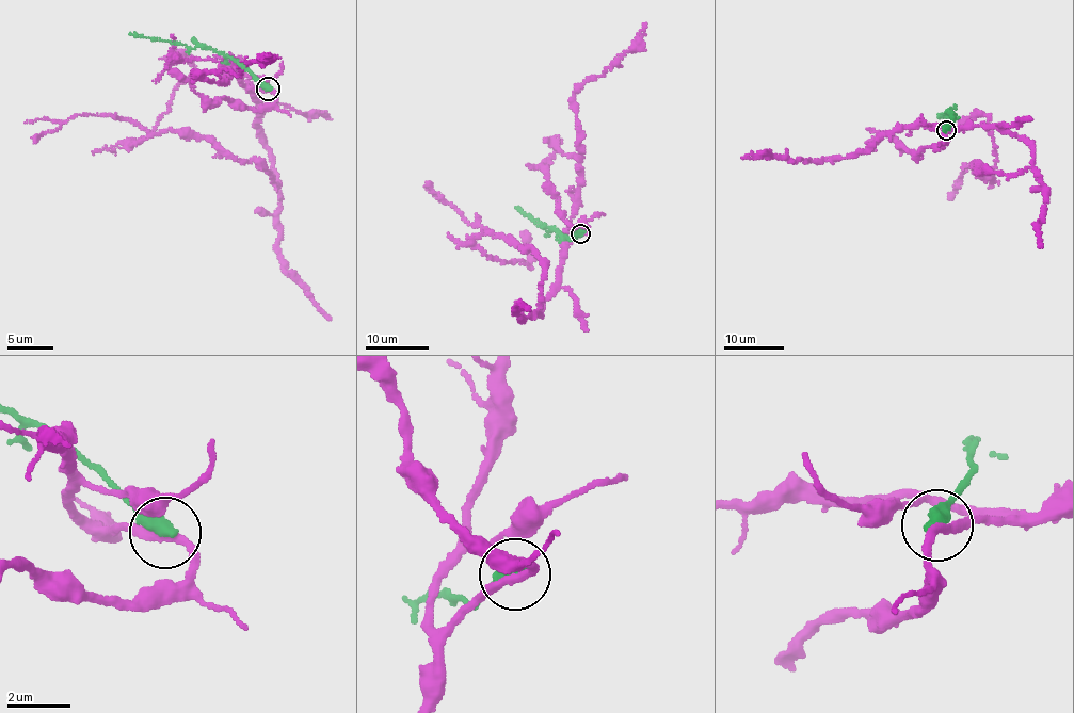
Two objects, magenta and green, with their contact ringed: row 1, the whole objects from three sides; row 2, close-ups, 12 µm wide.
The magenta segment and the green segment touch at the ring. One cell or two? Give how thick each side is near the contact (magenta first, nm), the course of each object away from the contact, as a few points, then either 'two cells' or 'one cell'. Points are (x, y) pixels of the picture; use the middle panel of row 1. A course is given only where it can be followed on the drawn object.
240 nm thick on the magenta side, 550 nm on the other; magenta runs (580, 235), (567, 244), (541, 313), (544, 263), (532, 249), (486, 231), (475, 245), (530, 268), (519, 232); green runs (580, 232), (570, 239), (539, 225), (515, 207); two cells

